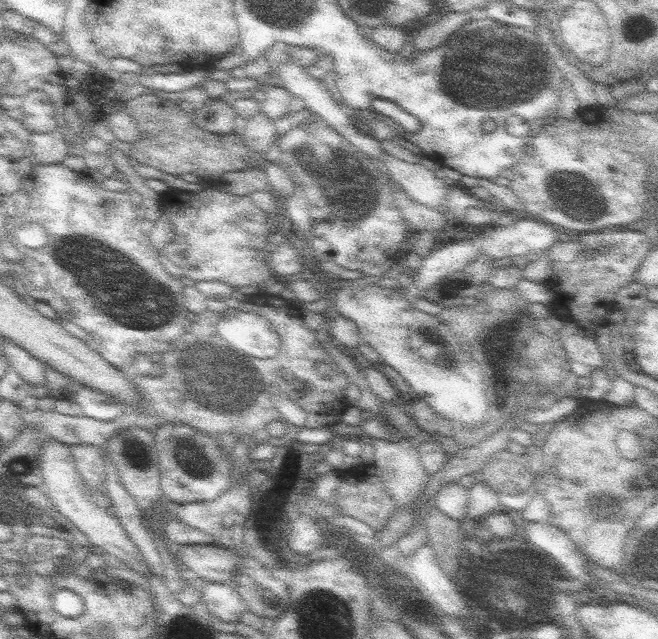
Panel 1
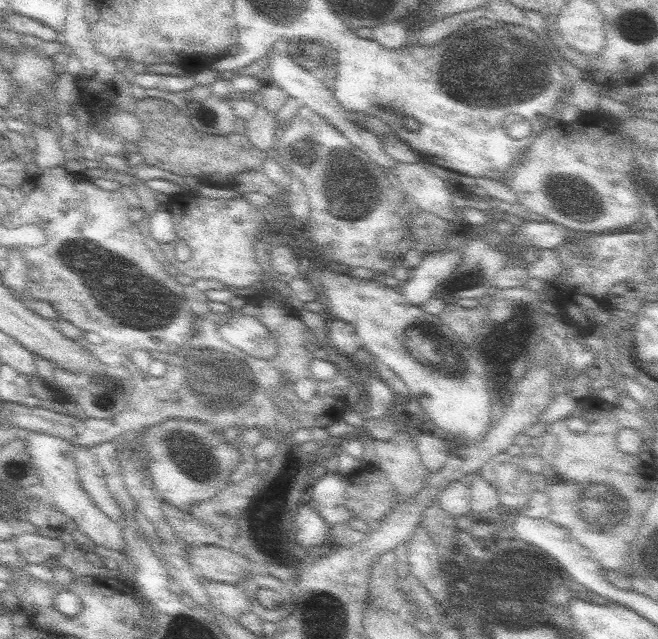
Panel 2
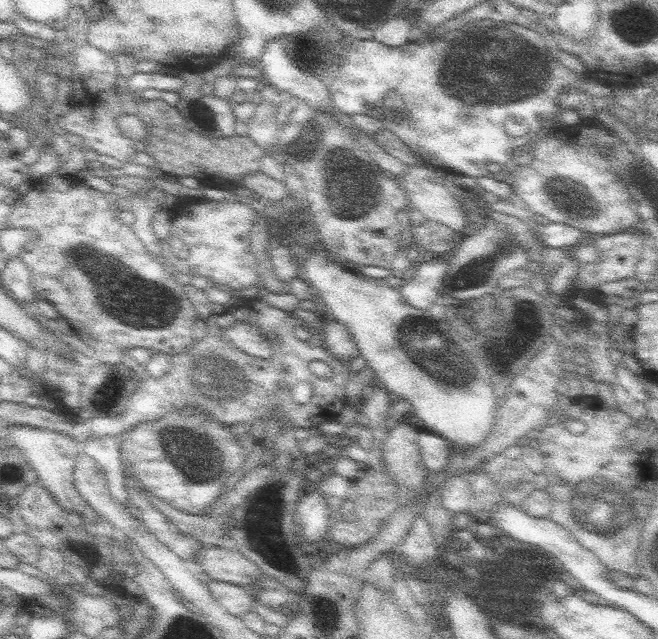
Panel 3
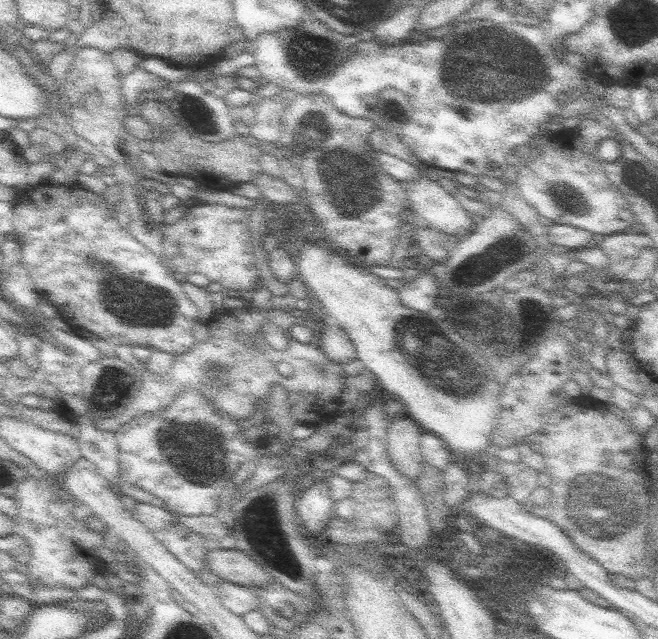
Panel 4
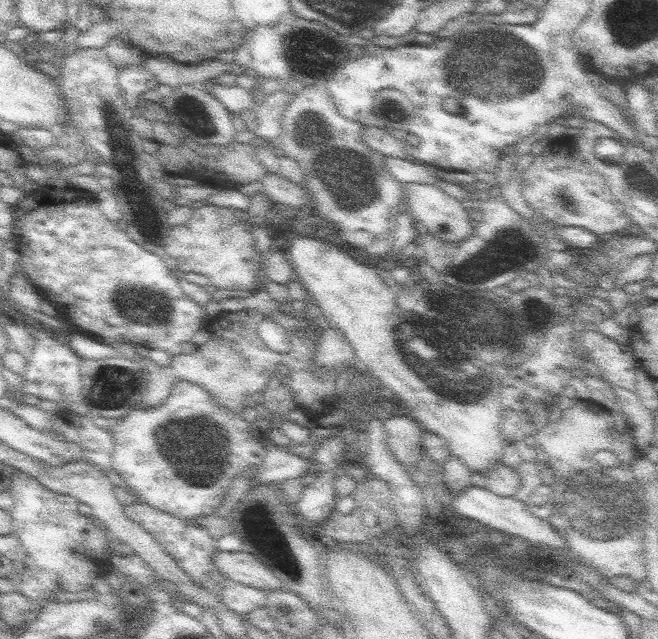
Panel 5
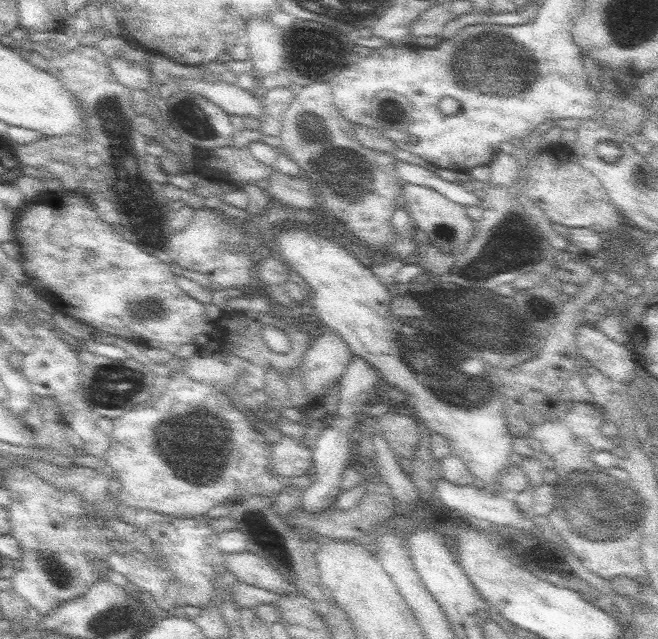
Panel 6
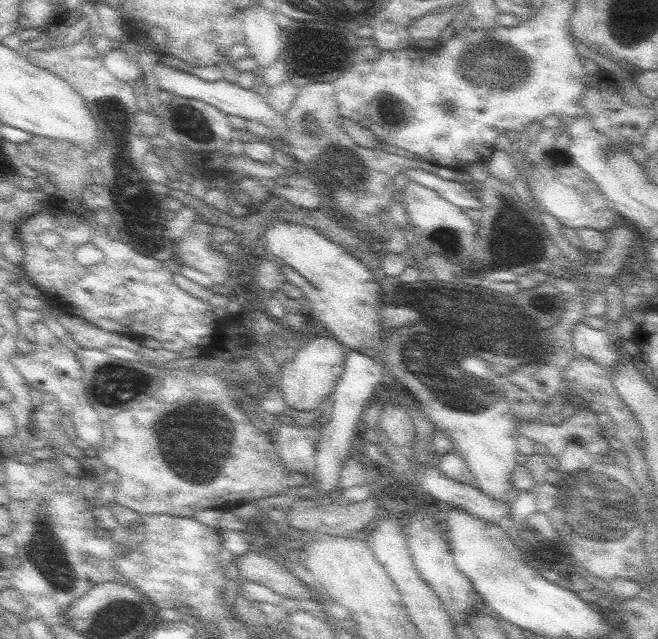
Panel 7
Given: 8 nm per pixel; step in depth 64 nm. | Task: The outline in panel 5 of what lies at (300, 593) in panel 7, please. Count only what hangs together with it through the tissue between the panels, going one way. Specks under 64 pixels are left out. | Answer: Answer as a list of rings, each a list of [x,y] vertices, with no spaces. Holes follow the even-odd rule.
[[[245,550],[243,552],[217,552],[213,564],[215,564],[215,572],[219,572],[229,582],[259,588],[263,592],[273,592],[277,588],[283,588],[275,572]]]

